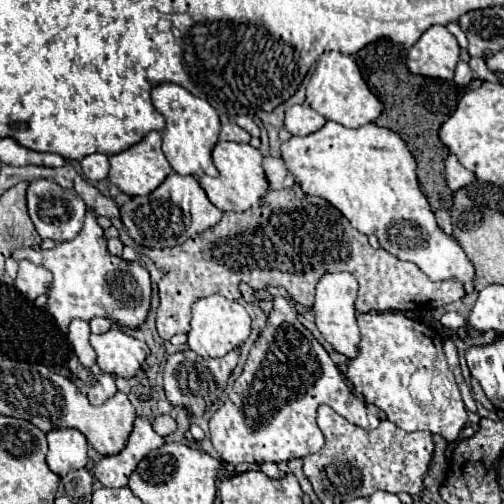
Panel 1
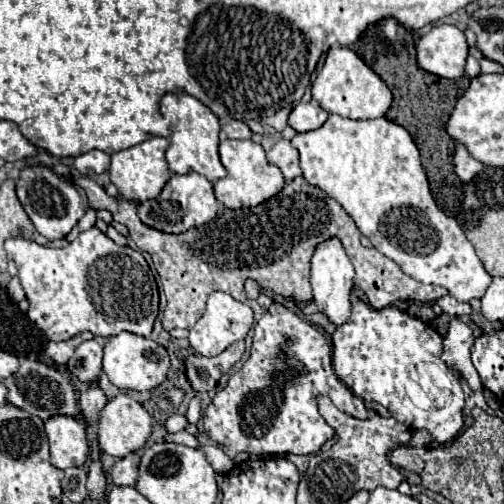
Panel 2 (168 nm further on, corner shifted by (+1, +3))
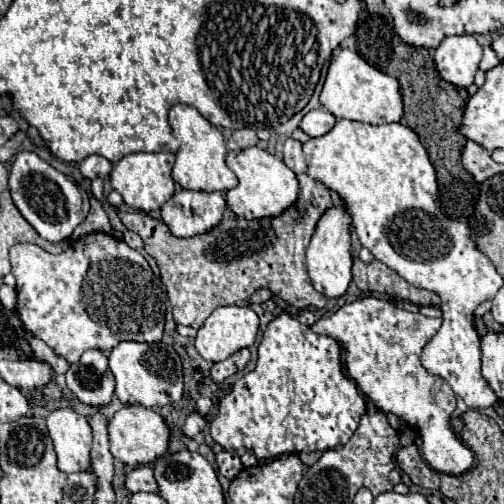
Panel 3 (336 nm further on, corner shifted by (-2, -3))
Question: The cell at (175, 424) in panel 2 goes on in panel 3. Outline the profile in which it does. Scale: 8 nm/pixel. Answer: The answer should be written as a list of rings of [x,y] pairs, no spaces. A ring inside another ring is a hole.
[[[191,413],[183,423],[183,435],[195,437],[203,427],[205,427],[205,417],[201,417],[199,413]]]

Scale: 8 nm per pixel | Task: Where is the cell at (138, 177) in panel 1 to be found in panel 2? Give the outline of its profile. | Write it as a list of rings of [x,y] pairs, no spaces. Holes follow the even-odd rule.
[[[152,137],[152,139],[148,139],[140,145],[128,147],[124,151],[118,151],[118,153],[112,155],[112,163],[110,163],[108,173],[110,173],[110,181],[118,187],[118,193],[120,193],[122,199],[144,203],[144,201],[160,195],[162,187],[170,179],[170,169],[168,169],[168,163],[164,159],[168,145],[170,145],[168,139]]]

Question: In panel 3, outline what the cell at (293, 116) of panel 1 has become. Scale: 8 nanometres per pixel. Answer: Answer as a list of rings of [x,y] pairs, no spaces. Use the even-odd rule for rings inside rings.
[[[319,107],[319,109],[309,111],[309,113],[303,117],[301,129],[303,129],[309,137],[321,137],[321,135],[325,135],[327,131],[333,129],[335,121],[337,121],[337,119],[335,119],[327,109]]]

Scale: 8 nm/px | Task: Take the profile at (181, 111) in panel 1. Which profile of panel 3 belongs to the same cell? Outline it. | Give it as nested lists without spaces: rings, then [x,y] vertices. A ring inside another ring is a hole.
[[[173,105],[169,111],[169,123],[173,129],[173,135],[181,141],[181,147],[177,151],[177,161],[173,165],[173,179],[183,189],[195,189],[195,191],[229,191],[237,185],[235,173],[225,165],[225,139],[223,133],[211,125],[195,107],[191,105]]]

